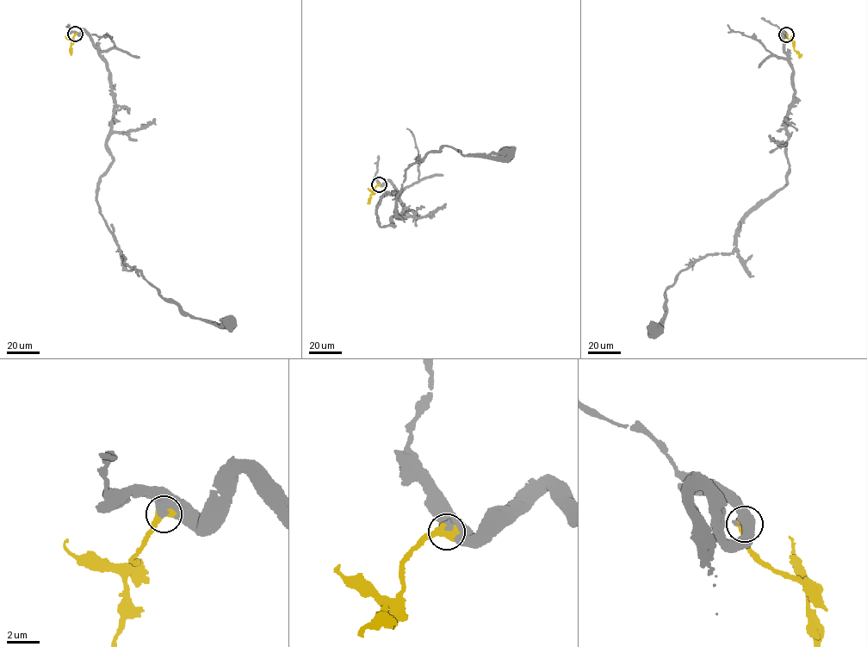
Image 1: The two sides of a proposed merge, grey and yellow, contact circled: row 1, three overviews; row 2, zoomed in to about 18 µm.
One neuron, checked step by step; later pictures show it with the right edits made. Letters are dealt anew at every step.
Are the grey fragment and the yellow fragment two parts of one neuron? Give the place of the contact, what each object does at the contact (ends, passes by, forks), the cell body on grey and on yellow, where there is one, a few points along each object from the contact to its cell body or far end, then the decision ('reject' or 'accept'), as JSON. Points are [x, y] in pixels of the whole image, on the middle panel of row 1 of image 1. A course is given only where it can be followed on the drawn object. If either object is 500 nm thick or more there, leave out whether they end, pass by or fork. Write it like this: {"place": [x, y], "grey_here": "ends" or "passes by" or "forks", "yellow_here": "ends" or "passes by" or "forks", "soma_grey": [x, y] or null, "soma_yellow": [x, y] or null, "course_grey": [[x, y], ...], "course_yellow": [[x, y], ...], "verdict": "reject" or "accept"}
{"place": [379, 184], "soma_grey": [507, 152], "soma_yellow": null, "course_grey": [[379, 184], [391, 182], [405, 208], [393, 227], [379, 226], [376, 205], [429, 152], [507, 152]], "course_yellow": [[379, 184], [370, 195], [368, 202]], "verdict": "accept"}

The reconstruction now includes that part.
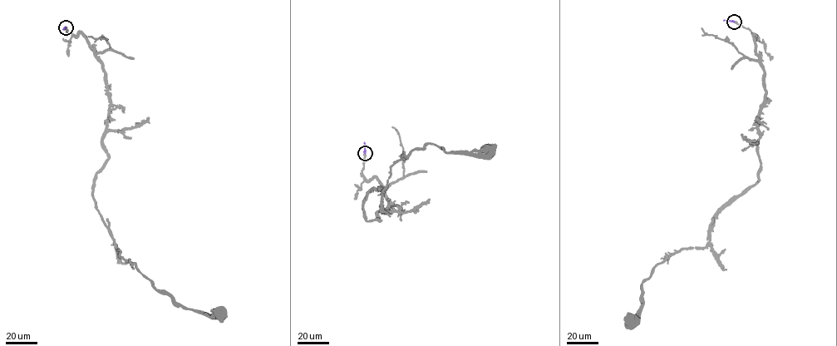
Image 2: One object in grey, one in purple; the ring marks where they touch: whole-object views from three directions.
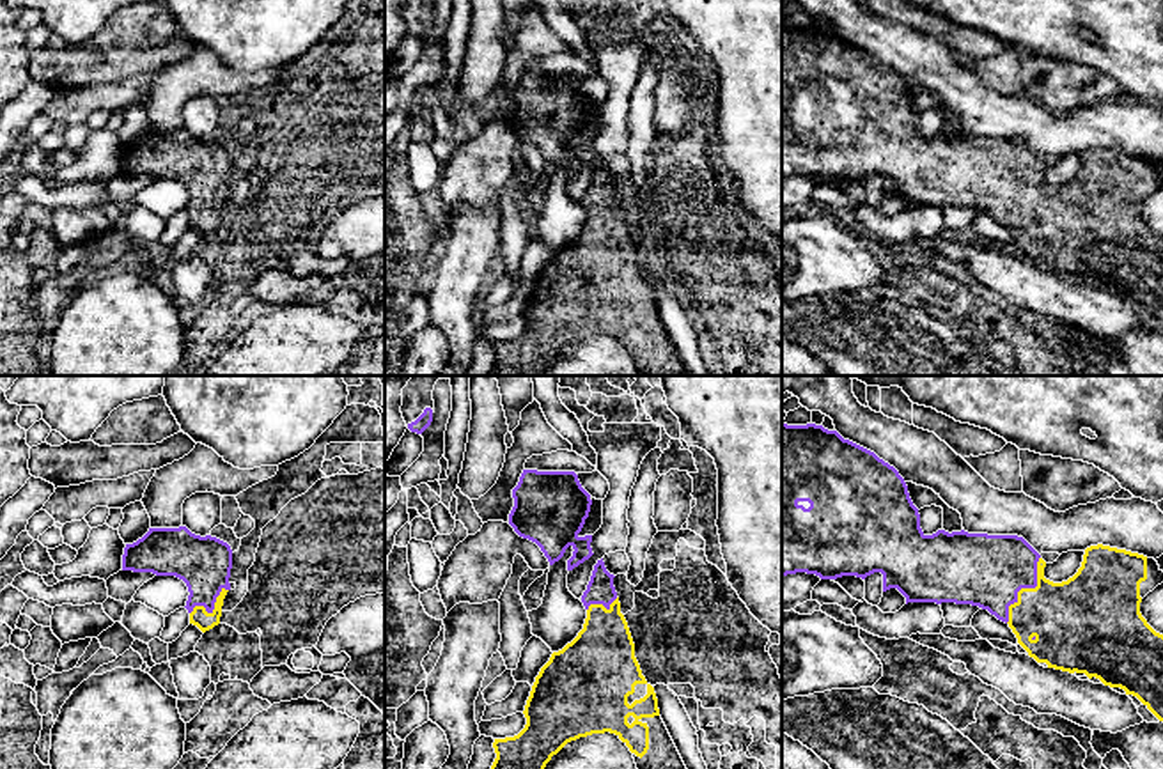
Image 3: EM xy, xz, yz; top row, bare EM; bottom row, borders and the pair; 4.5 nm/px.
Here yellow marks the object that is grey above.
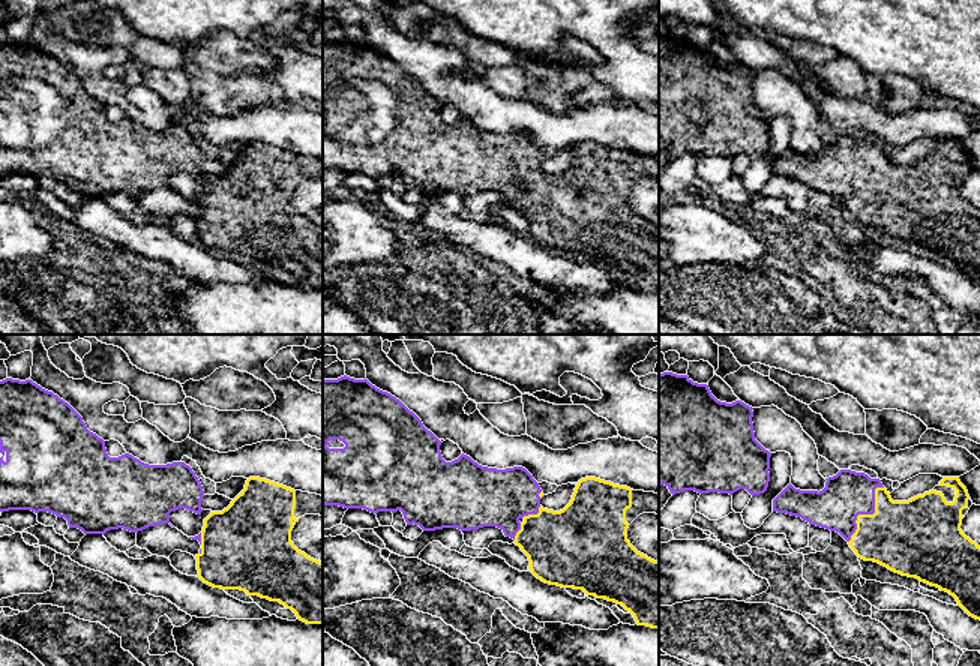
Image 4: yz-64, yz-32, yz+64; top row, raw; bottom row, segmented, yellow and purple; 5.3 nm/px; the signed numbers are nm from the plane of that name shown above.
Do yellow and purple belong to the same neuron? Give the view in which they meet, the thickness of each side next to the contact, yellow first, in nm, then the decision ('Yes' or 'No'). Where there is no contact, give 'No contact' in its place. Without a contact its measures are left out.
Touches yellow in yz. Thickness 360 nm (yellow) against 340 nm. Yes

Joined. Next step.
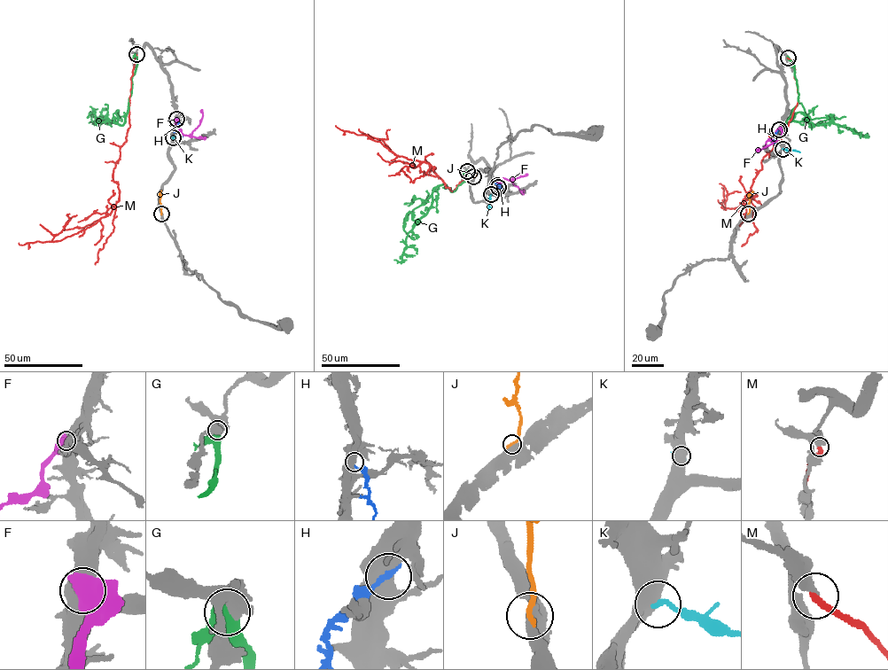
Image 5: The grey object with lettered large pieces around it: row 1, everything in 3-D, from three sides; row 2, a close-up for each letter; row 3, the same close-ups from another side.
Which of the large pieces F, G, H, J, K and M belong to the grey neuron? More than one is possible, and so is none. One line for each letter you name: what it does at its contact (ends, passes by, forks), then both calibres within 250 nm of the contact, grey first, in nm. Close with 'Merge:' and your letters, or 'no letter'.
Merge: no letter

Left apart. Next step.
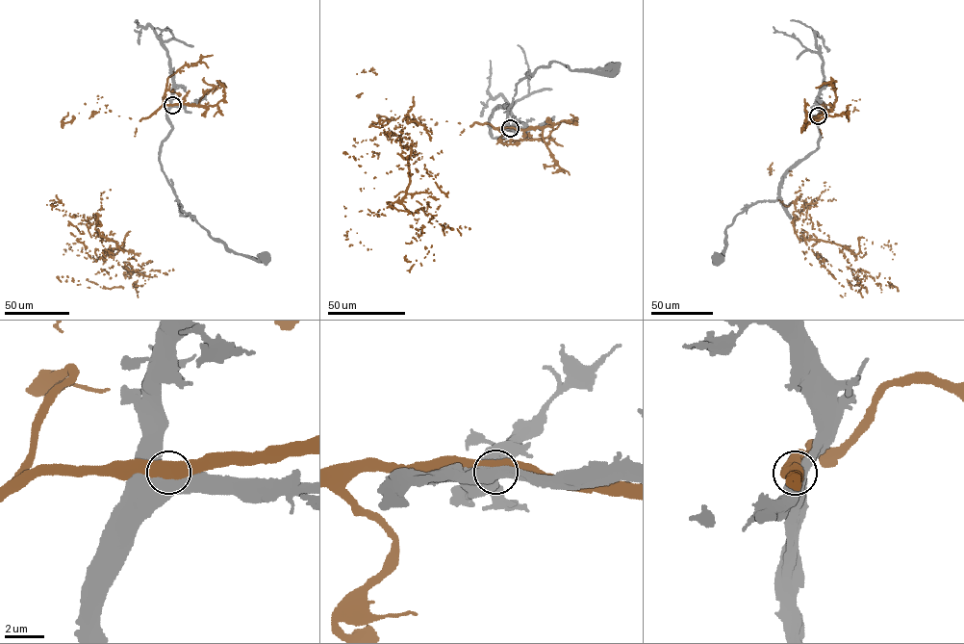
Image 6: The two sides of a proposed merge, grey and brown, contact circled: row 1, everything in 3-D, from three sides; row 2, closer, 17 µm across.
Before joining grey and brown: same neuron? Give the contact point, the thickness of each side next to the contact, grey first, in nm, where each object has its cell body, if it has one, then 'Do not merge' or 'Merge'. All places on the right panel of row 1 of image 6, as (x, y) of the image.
Place: (818, 115). Thickness 600 nm (grey) against 550 nm. Soma of grey: (716, 259). Soma of brown: none. Do not merge

